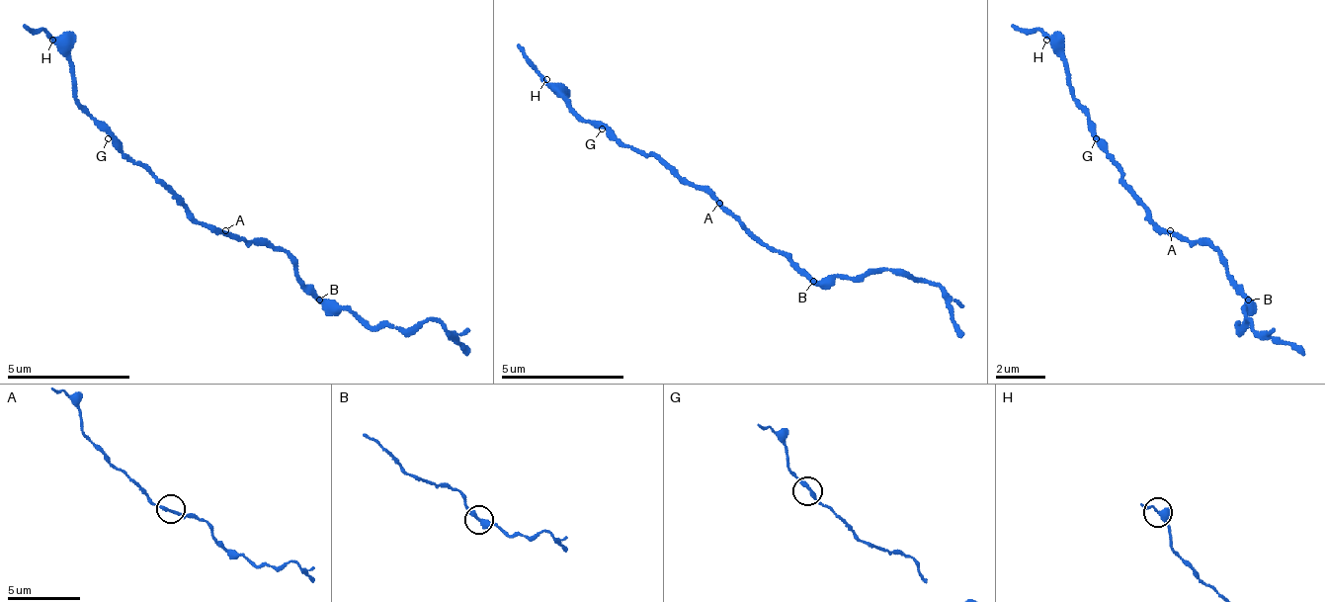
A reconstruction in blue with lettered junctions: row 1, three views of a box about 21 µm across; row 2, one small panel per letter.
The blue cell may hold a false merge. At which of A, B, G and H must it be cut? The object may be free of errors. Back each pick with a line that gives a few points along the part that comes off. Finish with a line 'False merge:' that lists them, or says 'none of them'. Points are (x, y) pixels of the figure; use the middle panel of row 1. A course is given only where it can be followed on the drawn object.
B: foreign part runs (811, 283), (867, 271), (910, 271), (935, 283), (959, 338)
False merge: B

